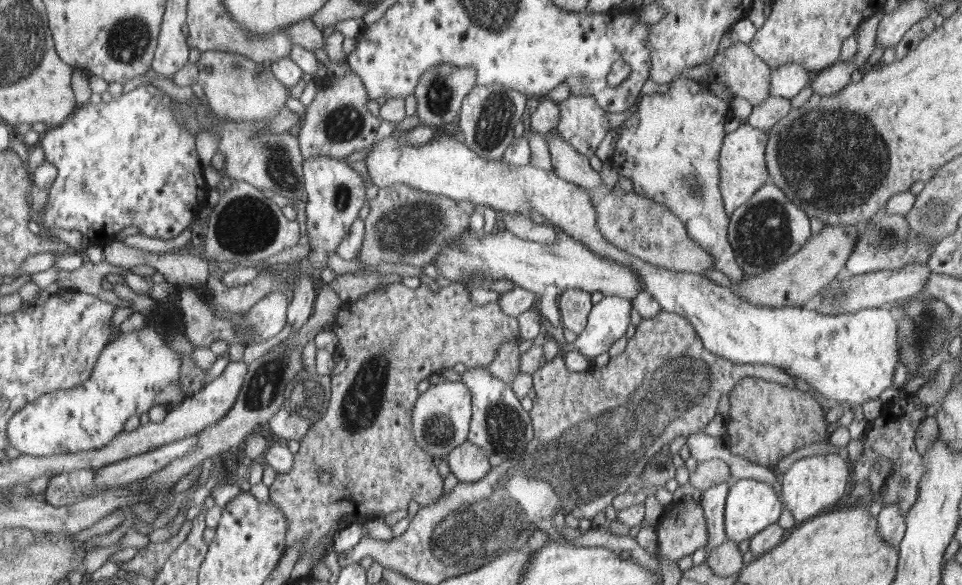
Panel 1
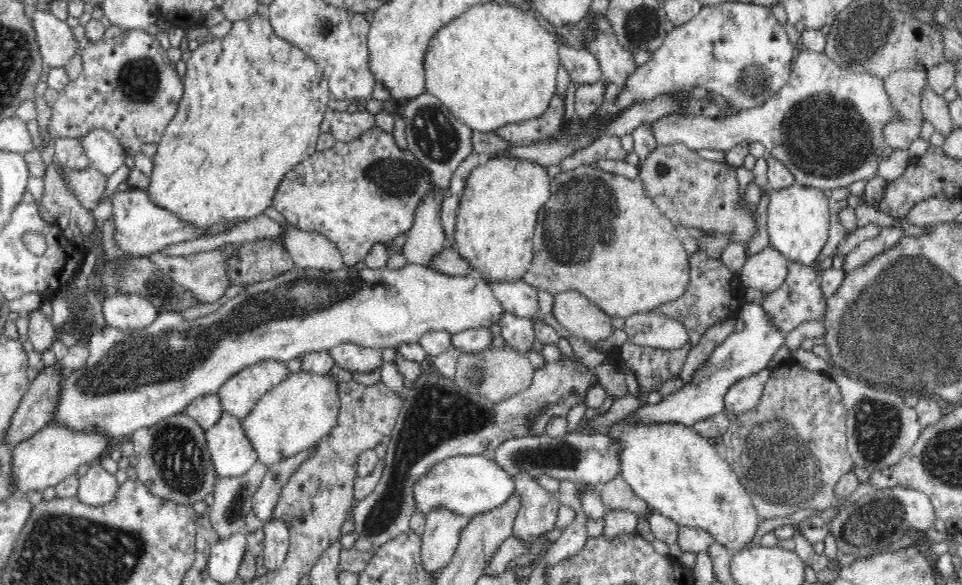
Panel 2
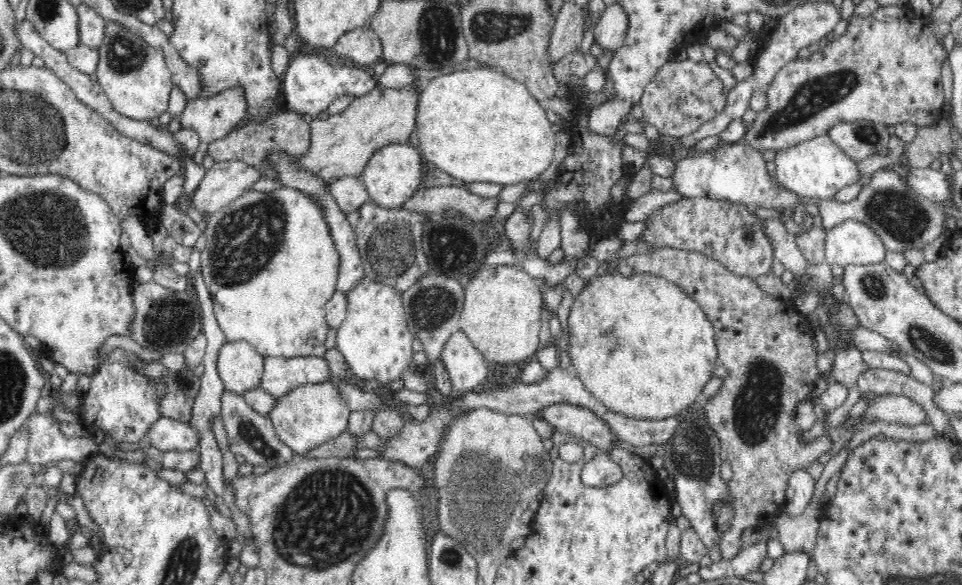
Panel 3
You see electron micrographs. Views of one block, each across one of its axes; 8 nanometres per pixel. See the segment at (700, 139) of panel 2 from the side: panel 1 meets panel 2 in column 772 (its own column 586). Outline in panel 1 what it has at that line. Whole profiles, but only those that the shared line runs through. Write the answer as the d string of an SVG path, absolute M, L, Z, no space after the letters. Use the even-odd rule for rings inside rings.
M573 91L558 105L560 118L554 128L557 134L580 154L595 156L608 136L608 111L592 95L577 95Z

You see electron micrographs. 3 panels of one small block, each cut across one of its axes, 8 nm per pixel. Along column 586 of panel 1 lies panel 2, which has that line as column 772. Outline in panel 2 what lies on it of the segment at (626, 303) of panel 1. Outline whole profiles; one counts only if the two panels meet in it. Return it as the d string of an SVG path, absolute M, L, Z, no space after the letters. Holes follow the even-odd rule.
M748 304L734 316L744 321L745 328L740 332L732 333L720 346L712 350L712 354L705 359L705 364L693 375L690 383L683 384L681 389L663 397L660 404L646 404L632 412L632 420L636 422L652 422L652 424L668 424L671 422L681 425L693 426L698 420L704 420L708 416L722 412L727 390L742 378L748 378L756 372L768 368L770 359L784 344L784 332L776 325L770 323L769 315L759 304Z

